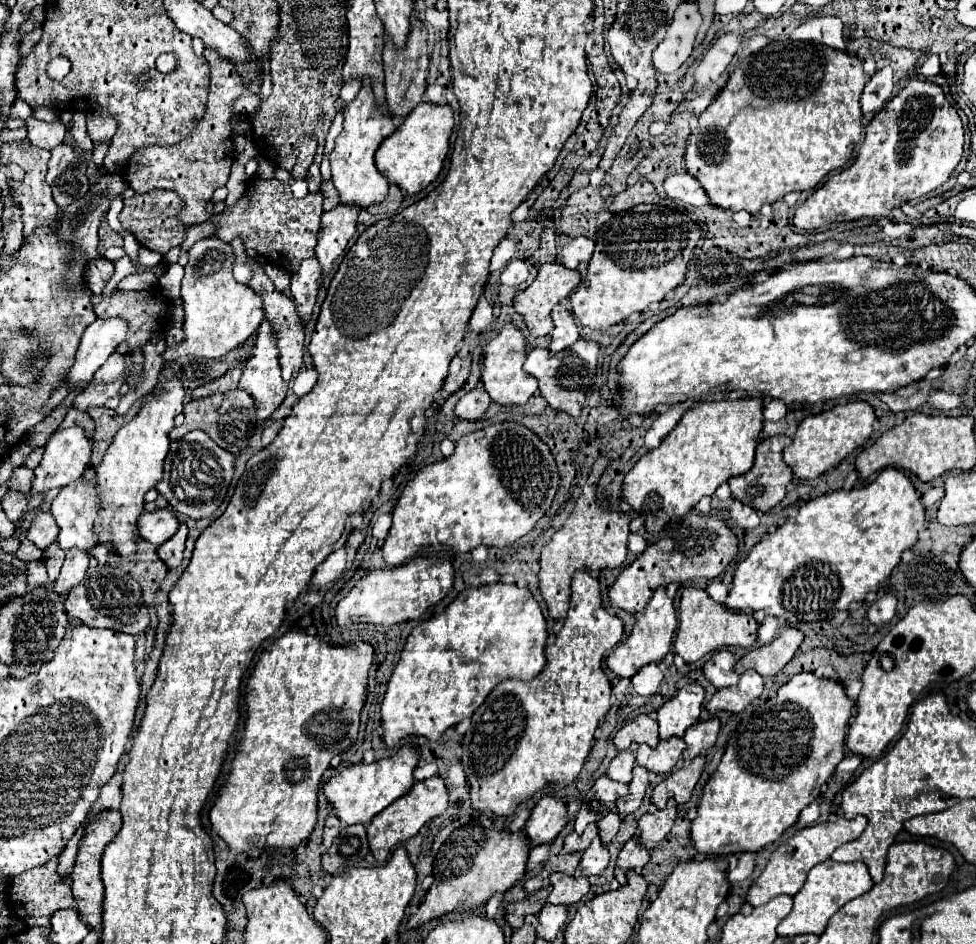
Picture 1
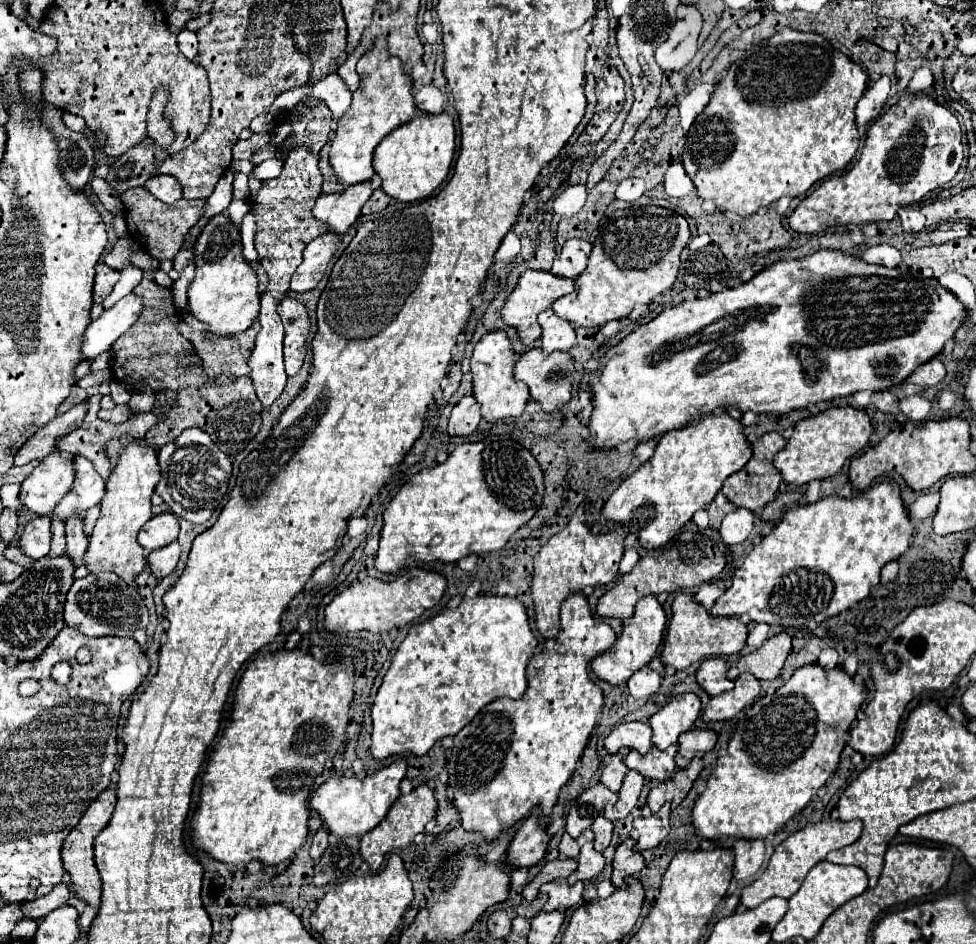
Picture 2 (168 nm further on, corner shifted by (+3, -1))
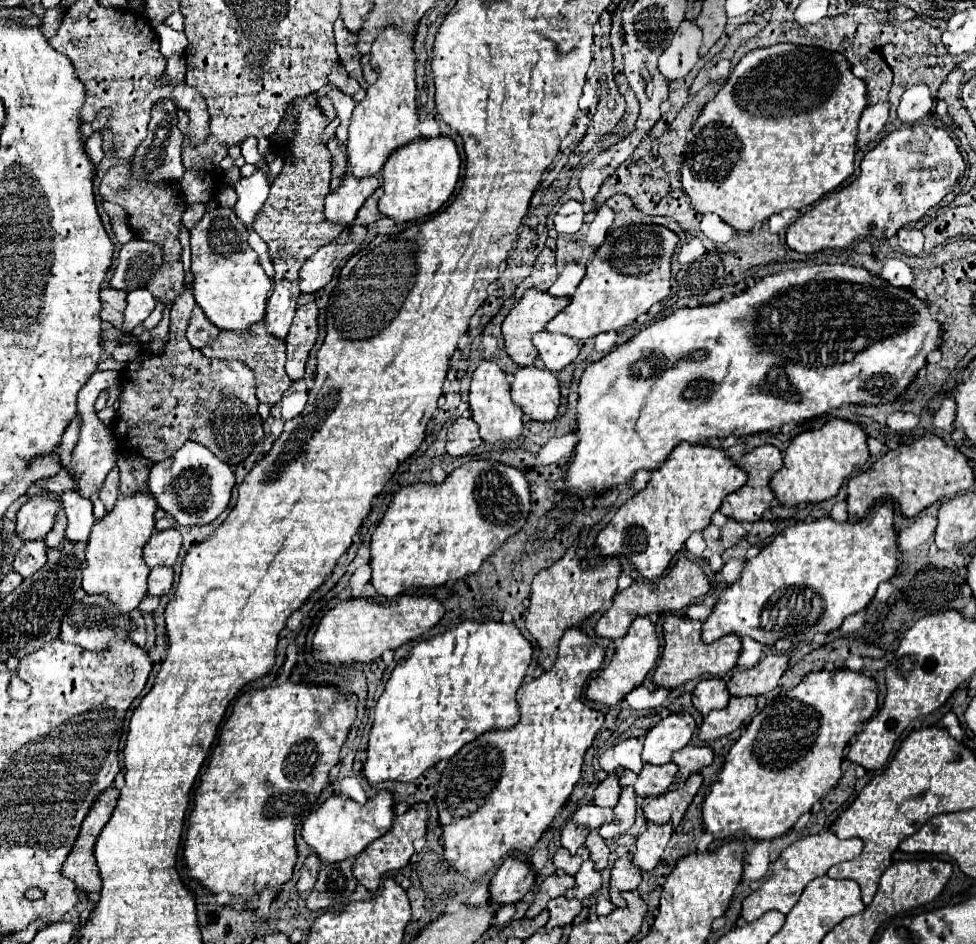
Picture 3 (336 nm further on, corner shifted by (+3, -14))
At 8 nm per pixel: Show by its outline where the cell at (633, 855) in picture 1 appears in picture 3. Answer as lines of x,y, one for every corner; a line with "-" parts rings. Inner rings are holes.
624,855
620,857
614,867
612,867
612,877
610,877
610,887
616,891
634,891
642,881
642,871
634,867
632,857

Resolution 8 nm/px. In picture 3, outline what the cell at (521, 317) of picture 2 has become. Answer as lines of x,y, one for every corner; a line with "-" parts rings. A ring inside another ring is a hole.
528,289
524,293
524,297
520,299
520,303
506,315
504,323
502,323
502,335
506,341
506,353
510,355
510,359
520,365
520,367
530,367
534,365
534,359
538,357
536,347
532,345
532,335
542,331
546,327
546,323
550,319
554,319
566,305
568,305
568,297
552,297
544,291
536,291
536,289

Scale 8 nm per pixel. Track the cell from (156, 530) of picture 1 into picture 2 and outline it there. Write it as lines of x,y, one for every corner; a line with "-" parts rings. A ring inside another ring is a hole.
162,512
158,516
152,516
144,528
138,534
140,546
144,546
146,552
152,552
156,548
162,548
178,538
178,518
170,512

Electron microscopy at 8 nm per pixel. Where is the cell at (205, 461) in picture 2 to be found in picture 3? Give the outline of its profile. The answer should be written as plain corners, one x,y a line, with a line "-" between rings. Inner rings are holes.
186,441
170,459
154,463
148,475
148,491
156,503
180,525
212,523
230,503
234,489
234,473
210,449
200,443

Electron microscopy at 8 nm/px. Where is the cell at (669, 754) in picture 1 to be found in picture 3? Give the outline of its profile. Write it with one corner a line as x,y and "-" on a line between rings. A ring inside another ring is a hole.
674,763
644,765
640,773
624,771
620,777
620,785
632,787
636,791
636,795
640,795
640,797
656,797
656,795
666,793
676,771
678,771
678,767

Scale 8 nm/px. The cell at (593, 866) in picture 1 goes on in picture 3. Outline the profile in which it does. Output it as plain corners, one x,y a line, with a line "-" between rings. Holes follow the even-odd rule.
590,859
582,863
582,867
580,867
580,871
576,873
574,879
576,879
576,885
574,885
572,893
580,901
590,897
592,893
596,893
600,889
600,885
602,885
600,873
594,869
594,863
590,863

